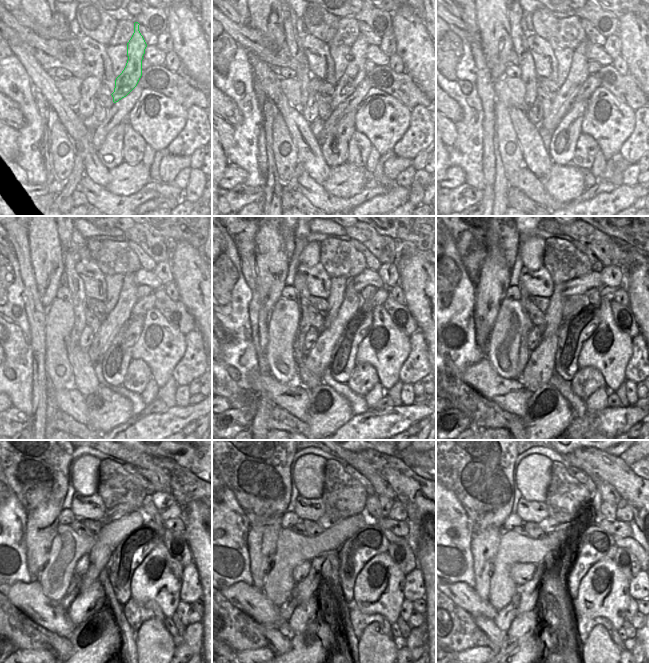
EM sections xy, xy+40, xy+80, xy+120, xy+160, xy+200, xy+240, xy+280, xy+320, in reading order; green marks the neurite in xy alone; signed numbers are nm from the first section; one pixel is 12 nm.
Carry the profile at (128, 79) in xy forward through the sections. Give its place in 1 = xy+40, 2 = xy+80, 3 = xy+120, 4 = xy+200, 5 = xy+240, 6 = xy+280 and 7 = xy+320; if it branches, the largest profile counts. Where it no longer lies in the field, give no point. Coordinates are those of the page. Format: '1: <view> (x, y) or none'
1: xy+40 (355, 72)
2: xy+80 (578, 73)
3: xy+120 (128, 297)
4: xy+200 (540, 366)
5: xy+240 (91, 595)
6: xy+280 (303, 614)
7: xy+320 (523, 623)

